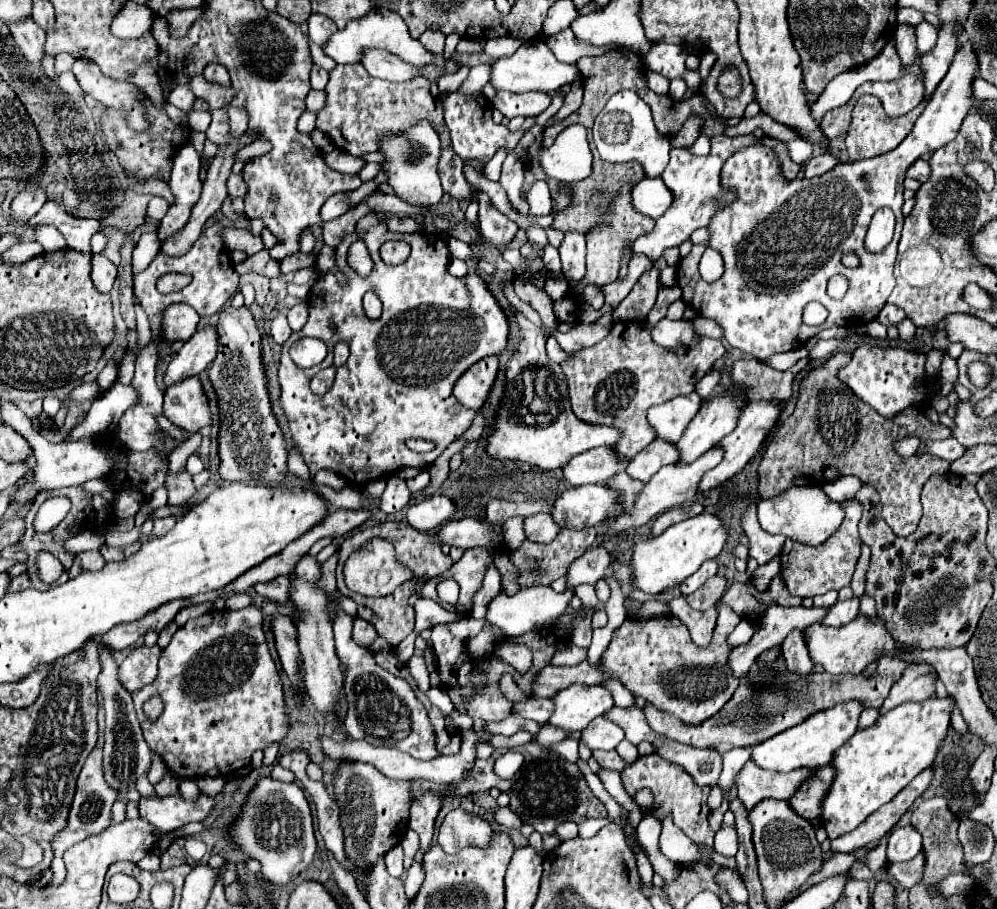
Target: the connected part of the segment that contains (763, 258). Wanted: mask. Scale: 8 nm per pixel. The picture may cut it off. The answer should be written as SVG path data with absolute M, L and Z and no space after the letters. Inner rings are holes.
M963 41L955 53L955 59L947 75L943 77L931 101L927 103L923 115L917 119L915 127L901 141L901 145L895 147L891 153L855 161L855 163L839 163L817 179L795 179L795 181L783 179L777 157L771 153L771 149L763 145L751 145L735 153L733 157L729 157L721 171L721 185L727 189L735 189L737 199L731 205L725 205L723 209L715 211L715 215L711 217L707 225L709 243L695 245L691 253L685 259L681 259L677 267L677 273L679 273L677 283L683 289L683 301L689 303L695 311L699 311L703 317L717 321L725 329L725 341L731 347L741 349L743 353L751 353L757 359L767 359L775 353L801 347L807 343L807 339L815 337L819 331L827 327L837 325L837 327L851 329L851 327L859 327L859 325L873 321L883 309L887 297L891 295L895 287L893 267L895 267L897 243L899 243L903 219L905 219L901 213L905 173L917 159L931 155L933 151L941 149L943 145L951 143L957 137L963 119L973 109L973 101L975 101L973 81L977 77L977 69L979 69L977 55L973 51L971 41ZM881 207L889 207L895 213L895 239L881 253L871 253L863 249L863 241L865 241L865 233L867 233L873 213ZM707 247L719 251L725 263L725 273L713 283L705 283L699 275L699 261ZM843 253L855 253L861 259L861 267L847 269L841 263ZM837 273L843 273L845 277L849 277L849 291L845 299L841 301L833 301L825 293L825 285L829 277ZM811 301L819 301L821 305L827 305L827 311L829 311L827 321L819 327L809 327L803 323L803 309Z

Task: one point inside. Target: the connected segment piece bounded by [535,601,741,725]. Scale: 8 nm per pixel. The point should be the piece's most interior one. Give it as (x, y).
(656, 659)

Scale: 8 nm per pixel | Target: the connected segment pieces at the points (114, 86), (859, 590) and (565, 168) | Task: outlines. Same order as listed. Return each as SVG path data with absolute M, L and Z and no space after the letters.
M79 59L73 65L73 73L77 77L77 83L81 85L85 95L91 95L105 107L115 107L115 109L127 109L129 111L129 125L137 131L147 127L145 113L141 109L141 103L135 103L137 93L141 93L135 85L127 81L115 81L105 77L99 67L91 61Z
M863 543L861 545L861 557L859 557L853 581L851 581L851 589L853 589L855 597L861 597L865 593L865 575L867 575L867 569L869 569L869 557L871 557L871 549Z
M569 125L563 129L549 149L539 153L543 169L549 177L563 183L577 183L591 175L593 155L587 143L587 129L583 125Z

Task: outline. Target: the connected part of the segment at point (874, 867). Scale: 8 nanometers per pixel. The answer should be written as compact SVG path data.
M879 841L875 847L867 849L865 857L863 857L863 865L867 865L873 873L875 871L883 871L887 865L887 857L885 857L885 841Z

